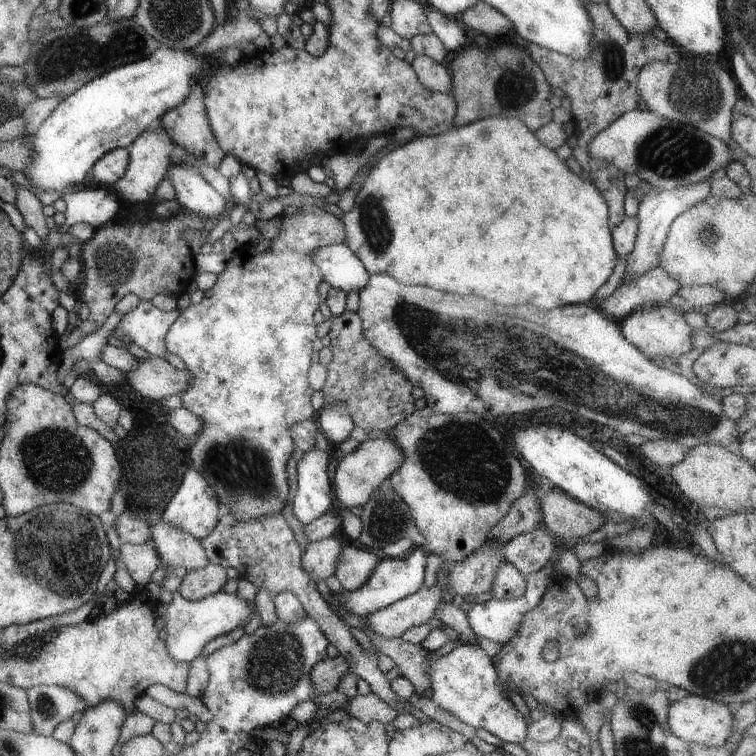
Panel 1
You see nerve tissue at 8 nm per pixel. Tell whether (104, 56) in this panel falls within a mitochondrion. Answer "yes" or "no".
no

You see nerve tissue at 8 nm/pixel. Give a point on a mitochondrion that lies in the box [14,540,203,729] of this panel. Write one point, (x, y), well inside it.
(45, 705)

